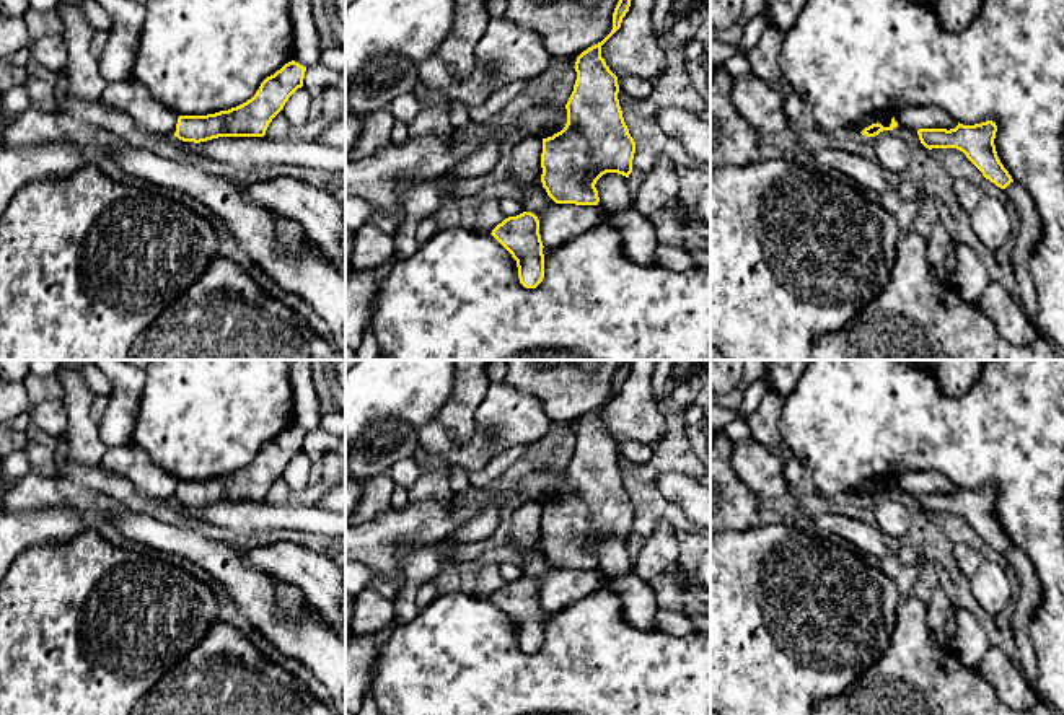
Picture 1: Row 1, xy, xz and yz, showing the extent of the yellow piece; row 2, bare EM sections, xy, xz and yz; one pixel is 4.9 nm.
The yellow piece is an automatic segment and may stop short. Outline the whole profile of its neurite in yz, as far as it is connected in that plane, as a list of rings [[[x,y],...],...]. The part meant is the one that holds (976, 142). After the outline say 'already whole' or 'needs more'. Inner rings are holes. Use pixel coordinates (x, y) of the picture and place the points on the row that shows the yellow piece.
[[[986,121],[974,125],[963,125],[958,122],[958,125],[950,130],[919,129],[917,135],[921,143],[929,150],[956,148],[963,151],[986,179],[1005,189],[1013,179],[997,156],[994,145],[996,132],[996,122]]] | already whole

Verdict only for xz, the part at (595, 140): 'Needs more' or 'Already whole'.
Already whole

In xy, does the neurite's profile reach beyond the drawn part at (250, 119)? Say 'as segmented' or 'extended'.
as segmented

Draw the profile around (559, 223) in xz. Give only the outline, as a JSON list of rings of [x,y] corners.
[[[536,184],[523,189],[521,205],[525,212],[538,217],[544,248],[559,248],[608,217],[600,205],[556,204],[546,189]]]

